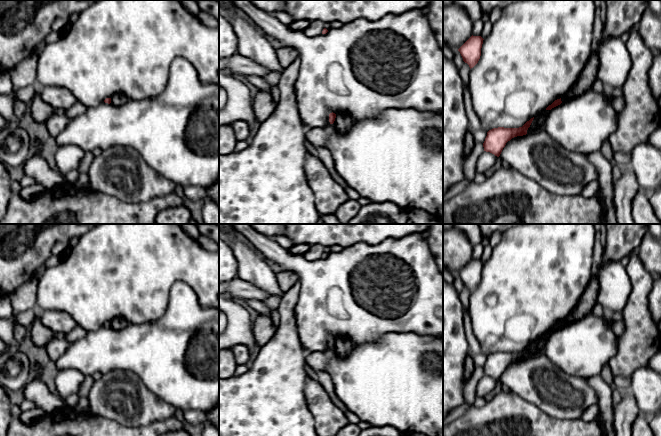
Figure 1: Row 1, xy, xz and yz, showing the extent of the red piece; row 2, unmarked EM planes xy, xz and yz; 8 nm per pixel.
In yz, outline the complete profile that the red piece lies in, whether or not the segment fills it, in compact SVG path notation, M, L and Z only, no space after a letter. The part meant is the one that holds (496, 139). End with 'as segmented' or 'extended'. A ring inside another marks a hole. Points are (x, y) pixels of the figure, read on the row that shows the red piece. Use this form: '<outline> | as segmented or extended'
M534 117L519 128L498 127L489 130L483 143L484 151L490 152L499 157L508 141L514 137L527 134L527 130L530 127L533 119Z | as segmented

